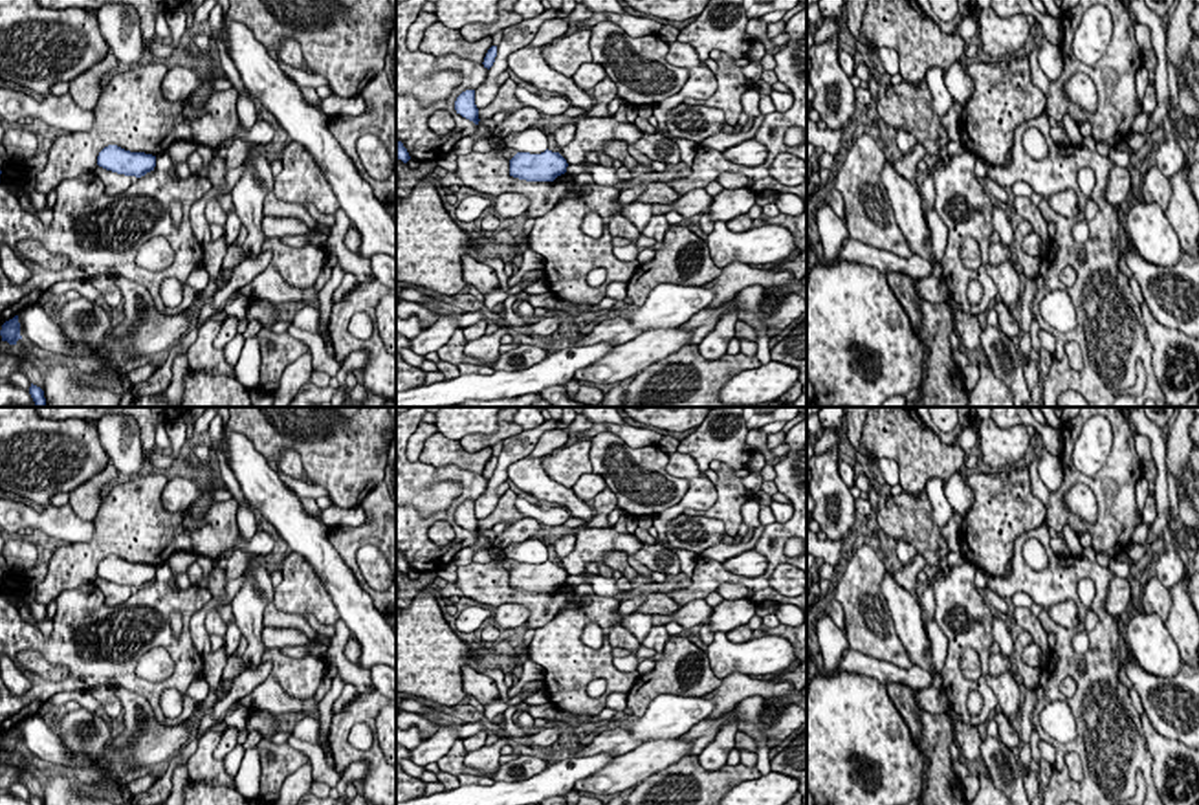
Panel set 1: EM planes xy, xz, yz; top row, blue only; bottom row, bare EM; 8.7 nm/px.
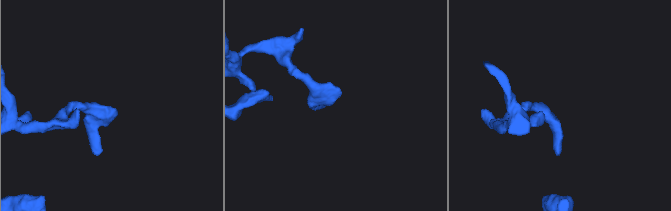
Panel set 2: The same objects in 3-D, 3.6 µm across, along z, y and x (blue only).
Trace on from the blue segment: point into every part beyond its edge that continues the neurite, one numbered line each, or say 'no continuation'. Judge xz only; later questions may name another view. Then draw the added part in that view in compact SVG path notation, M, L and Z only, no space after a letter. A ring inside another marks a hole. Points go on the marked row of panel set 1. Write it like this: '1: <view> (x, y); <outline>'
no continuation

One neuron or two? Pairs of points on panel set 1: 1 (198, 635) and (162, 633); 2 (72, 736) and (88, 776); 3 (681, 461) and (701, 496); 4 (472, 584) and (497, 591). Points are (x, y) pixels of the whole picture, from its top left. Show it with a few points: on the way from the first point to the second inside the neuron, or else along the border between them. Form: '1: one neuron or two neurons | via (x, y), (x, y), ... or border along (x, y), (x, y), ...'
1: two neurons | border along (211, 596), (189, 624), (191, 642), (202, 657)
2: two neurons | border along (55, 730), (76, 760), (90, 758), (96, 761)
3: one neuron | via (688, 470), (701, 486)
4: one neuron | via (477, 584), (492, 587)

